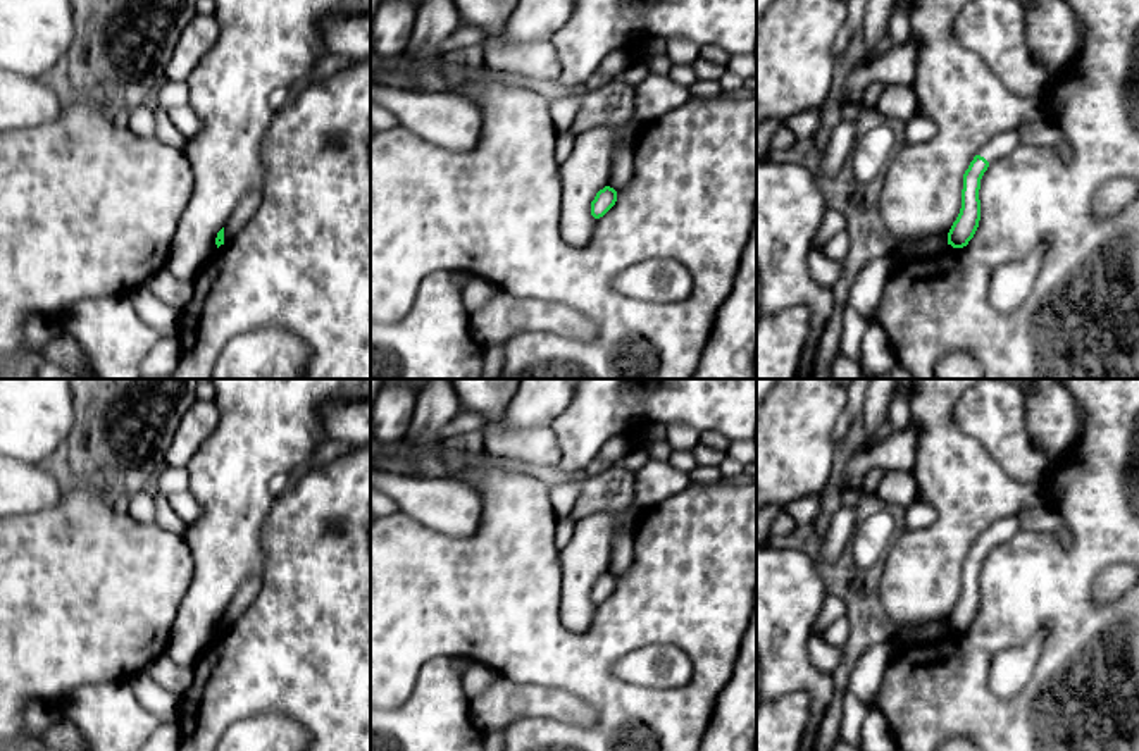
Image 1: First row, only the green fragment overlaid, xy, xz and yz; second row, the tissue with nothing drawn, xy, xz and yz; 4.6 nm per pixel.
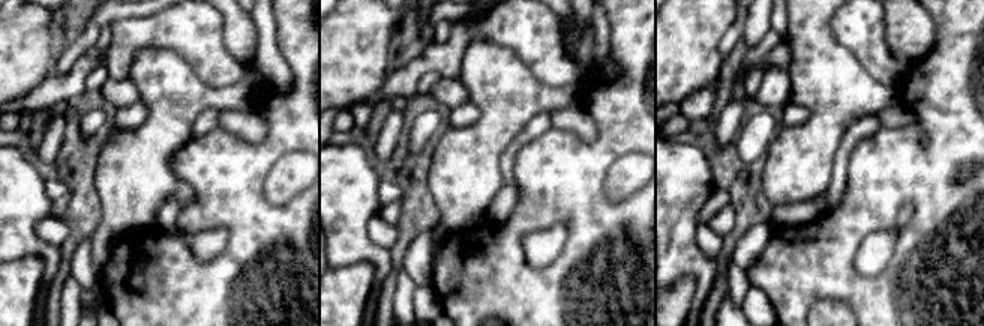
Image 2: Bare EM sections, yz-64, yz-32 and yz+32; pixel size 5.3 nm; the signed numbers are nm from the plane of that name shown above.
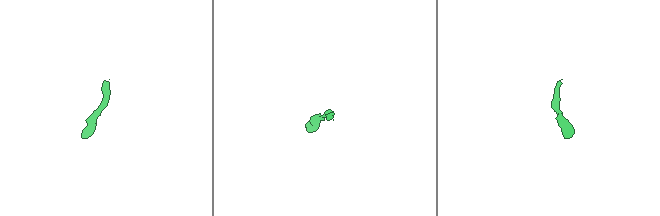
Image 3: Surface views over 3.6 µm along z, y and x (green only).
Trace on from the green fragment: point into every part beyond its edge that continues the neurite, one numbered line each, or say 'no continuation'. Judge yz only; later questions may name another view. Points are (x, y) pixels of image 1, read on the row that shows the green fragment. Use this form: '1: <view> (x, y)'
1: yz (1002, 145)

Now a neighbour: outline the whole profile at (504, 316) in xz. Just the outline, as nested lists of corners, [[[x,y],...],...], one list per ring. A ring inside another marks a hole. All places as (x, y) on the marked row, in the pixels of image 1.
[[[503,289],[469,317],[474,338],[482,344],[505,344],[524,331],[541,329],[579,341],[593,341],[598,329],[584,313],[565,305],[515,298]]]

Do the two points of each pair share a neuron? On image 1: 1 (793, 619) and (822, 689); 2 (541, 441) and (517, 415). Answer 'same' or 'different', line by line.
1: same
2: different

